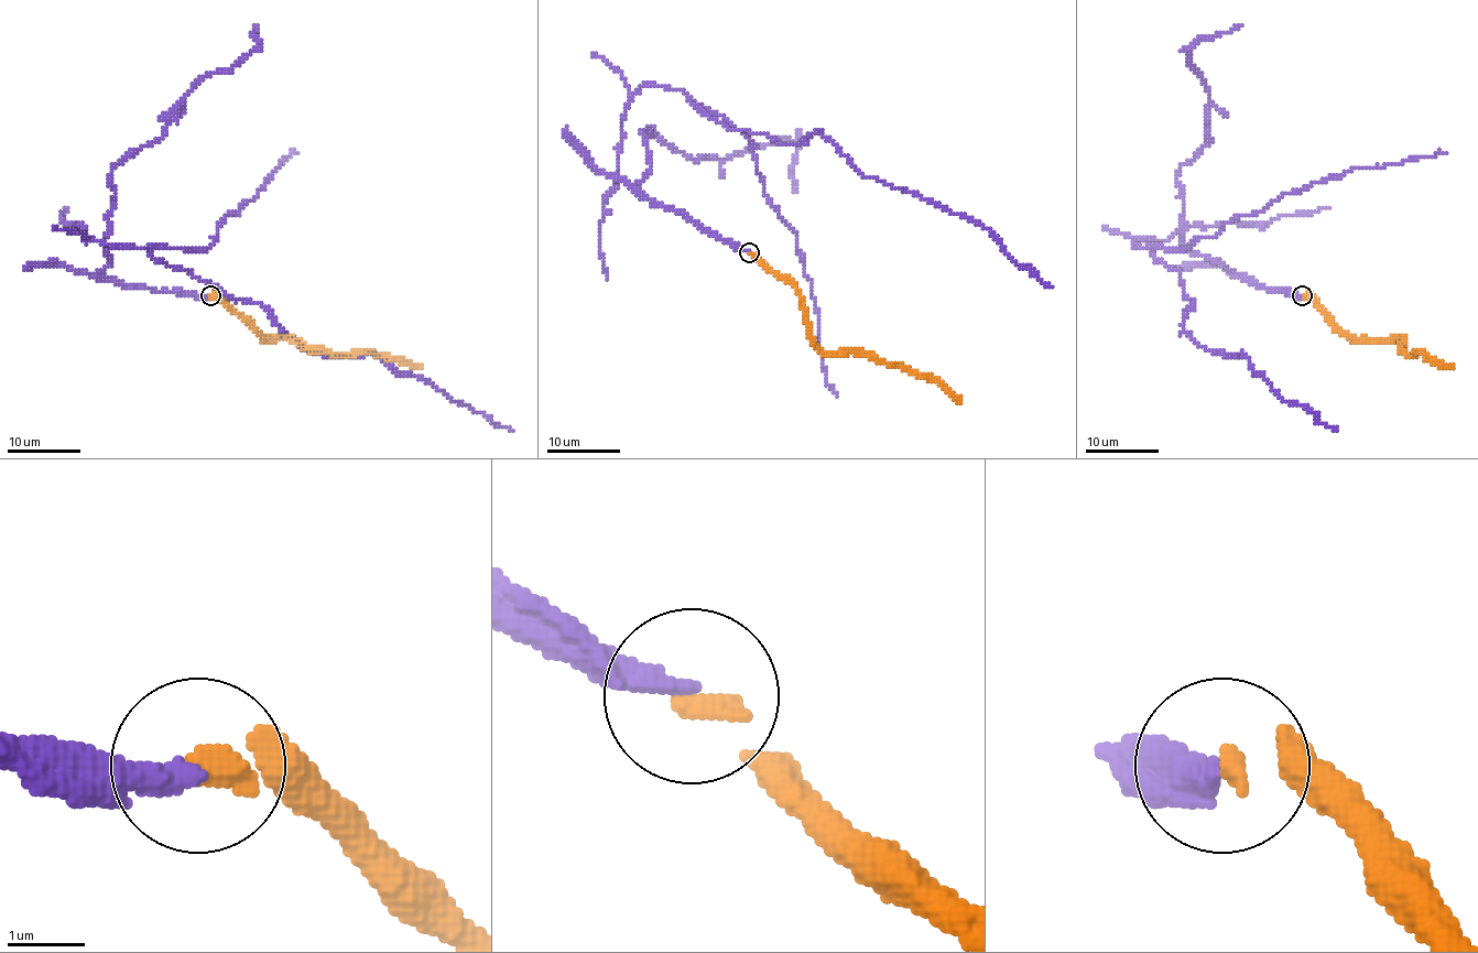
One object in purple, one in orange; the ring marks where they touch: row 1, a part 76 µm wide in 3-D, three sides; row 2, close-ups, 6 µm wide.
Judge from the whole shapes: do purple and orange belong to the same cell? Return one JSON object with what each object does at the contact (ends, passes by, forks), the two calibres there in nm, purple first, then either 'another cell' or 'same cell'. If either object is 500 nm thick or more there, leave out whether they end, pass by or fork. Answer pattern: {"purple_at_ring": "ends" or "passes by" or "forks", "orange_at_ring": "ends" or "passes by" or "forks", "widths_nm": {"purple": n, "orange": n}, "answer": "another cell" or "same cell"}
{"purple_at_ring": "ends", "orange_at_ring": "ends", "widths_nm": {"purple": 320, "orange": 320}, "answer": "same cell"}

